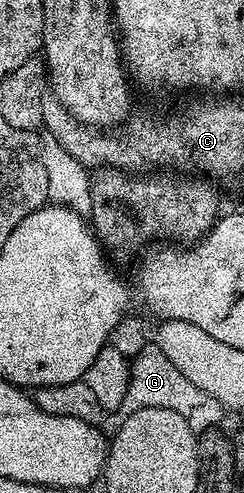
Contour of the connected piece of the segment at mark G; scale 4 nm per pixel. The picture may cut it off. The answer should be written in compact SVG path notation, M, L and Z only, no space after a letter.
M148 343L140 353L131 358L126 395L124 395L124 399L118 408L105 414L100 424L101 432L108 437L117 434L122 423L130 414L146 407L162 407L164 410L177 412L197 435L208 429L217 428L226 415L226 408L223 404L216 397L202 391L192 381L186 379L184 374L171 363L164 352L160 351L154 343Z

